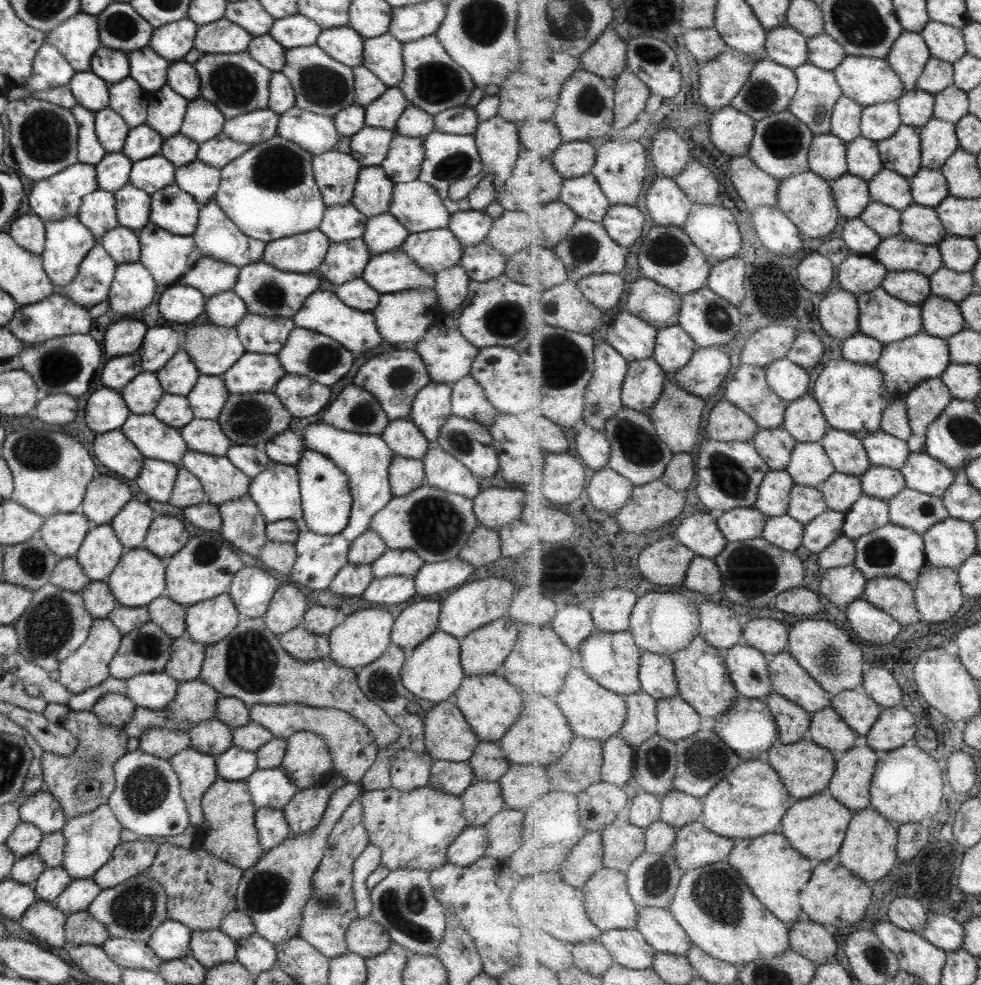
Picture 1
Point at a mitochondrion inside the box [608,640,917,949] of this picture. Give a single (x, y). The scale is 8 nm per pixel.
(718, 894)

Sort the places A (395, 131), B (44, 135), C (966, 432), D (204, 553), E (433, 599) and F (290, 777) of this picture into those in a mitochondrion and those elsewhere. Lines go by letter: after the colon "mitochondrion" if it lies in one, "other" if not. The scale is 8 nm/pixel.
A: other
B: mitochondrion
C: mitochondrion
D: mitochondrion
E: other
F: other

